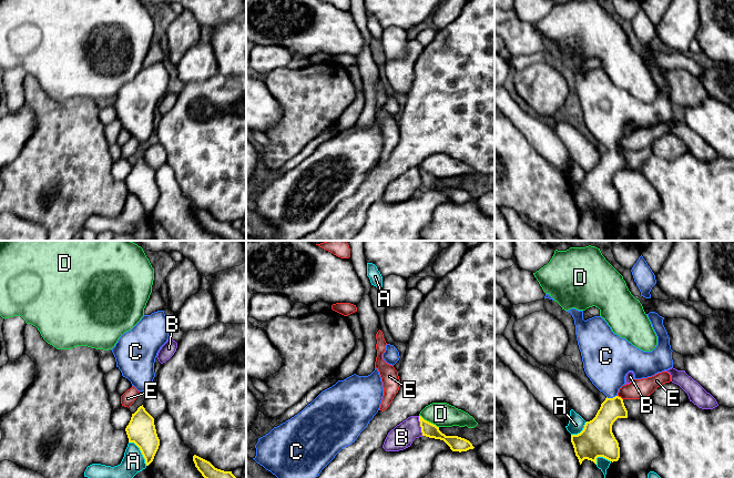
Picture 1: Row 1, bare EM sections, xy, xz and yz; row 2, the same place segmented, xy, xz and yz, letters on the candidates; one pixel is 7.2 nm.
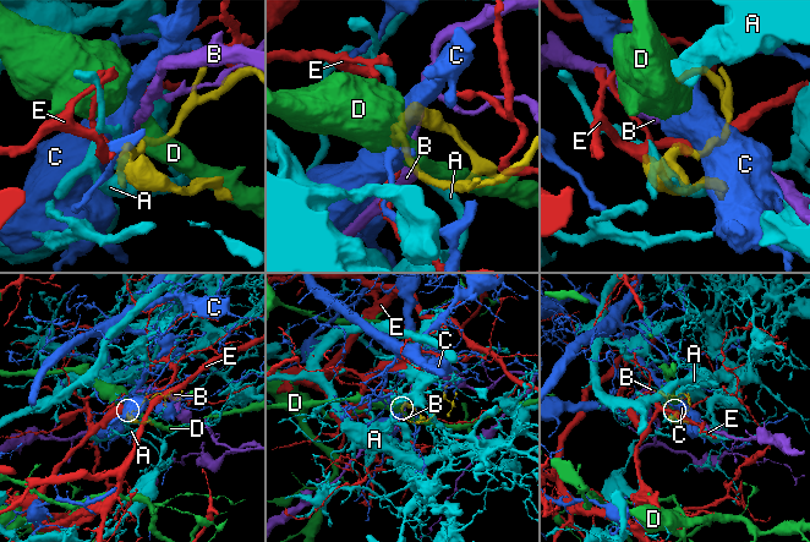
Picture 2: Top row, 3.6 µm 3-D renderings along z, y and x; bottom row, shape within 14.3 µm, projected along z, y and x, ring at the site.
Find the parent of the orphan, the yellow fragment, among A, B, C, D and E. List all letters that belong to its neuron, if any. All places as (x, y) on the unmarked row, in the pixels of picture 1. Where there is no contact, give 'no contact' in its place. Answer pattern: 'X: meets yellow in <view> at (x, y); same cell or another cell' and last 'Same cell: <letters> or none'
A: meets yellow in xy at (141, 203); another cell
B: meets yellow in xz at (420, 178); another cell
C: meets yellow in yz at (611, 150); same cell
D: meets yellow in xz at (428, 173); another cell
E: meets yellow in yz at (620, 149); another cell
Same cell: C

